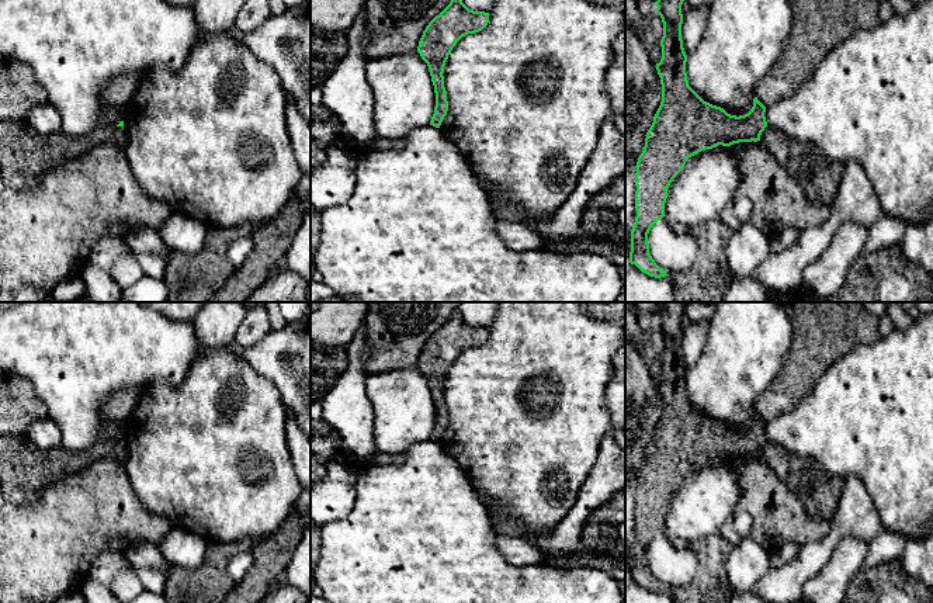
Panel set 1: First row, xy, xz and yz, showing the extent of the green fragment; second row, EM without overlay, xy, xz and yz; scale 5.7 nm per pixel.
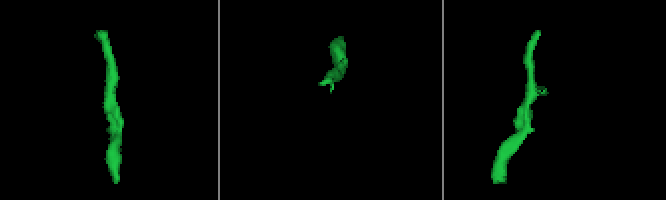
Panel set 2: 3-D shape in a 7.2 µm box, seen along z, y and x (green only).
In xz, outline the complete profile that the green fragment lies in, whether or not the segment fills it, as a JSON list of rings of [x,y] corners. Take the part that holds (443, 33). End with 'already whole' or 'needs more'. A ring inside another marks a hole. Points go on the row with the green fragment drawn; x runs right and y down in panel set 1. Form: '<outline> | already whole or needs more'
[[[451,0],[423,31],[417,52],[429,66],[436,93],[436,107],[430,125],[440,128],[448,111],[443,76],[448,55],[462,37],[482,31],[488,22],[489,13],[474,11],[462,0]]] | already whole

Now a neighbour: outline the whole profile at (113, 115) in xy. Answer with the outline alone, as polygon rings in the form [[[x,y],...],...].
[[[107,107],[100,117],[101,127],[118,125],[125,118],[125,108]]]

